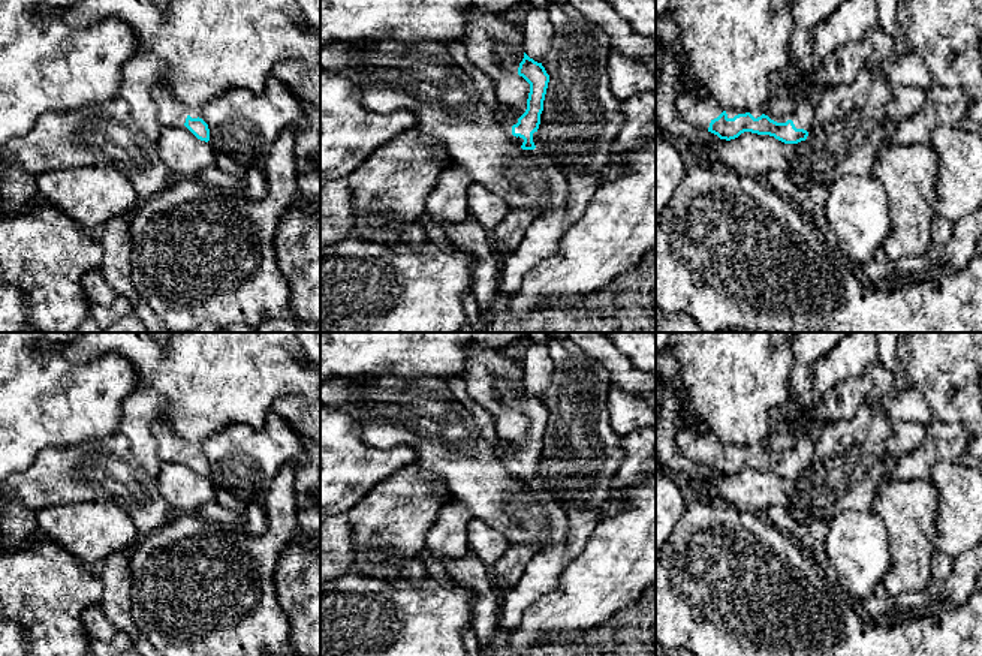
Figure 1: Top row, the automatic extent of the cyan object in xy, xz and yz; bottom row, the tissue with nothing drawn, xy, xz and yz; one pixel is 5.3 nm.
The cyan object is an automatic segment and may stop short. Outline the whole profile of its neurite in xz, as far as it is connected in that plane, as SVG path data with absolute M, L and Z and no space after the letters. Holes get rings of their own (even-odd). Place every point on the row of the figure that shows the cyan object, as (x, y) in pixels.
M500 46L497 61L503 69L518 73L530 84L525 112L518 117L510 109L498 106L500 124L516 148L534 150L549 75L542 63L534 61L524 52L524 48Z

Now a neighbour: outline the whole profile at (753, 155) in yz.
M744 132L731 141L719 138L699 147L707 150L720 166L754 178L762 178L771 171L786 172L796 156L796 144L784 144L774 136L751 132Z

